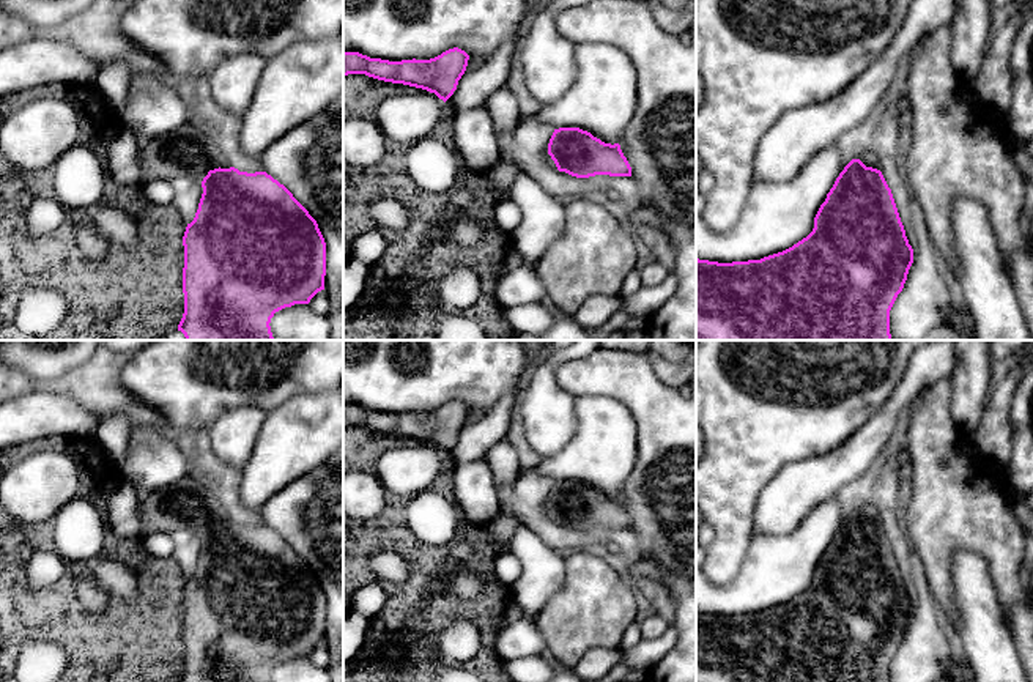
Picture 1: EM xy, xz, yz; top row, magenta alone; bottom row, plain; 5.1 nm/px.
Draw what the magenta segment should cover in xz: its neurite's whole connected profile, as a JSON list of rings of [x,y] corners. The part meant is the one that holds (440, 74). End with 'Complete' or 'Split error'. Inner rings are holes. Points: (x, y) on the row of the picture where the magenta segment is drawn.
[[[458,47],[430,60],[413,58],[402,61],[370,58],[359,52],[343,52],[343,76],[365,74],[378,80],[422,88],[446,102],[457,90],[468,60],[469,55]]]. Complete

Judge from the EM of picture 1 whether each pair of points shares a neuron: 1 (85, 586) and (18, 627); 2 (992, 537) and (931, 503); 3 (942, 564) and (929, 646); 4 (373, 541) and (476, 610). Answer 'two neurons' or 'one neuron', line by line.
1: one neuron
2: one neuron
3: two neurons
4: one neuron

